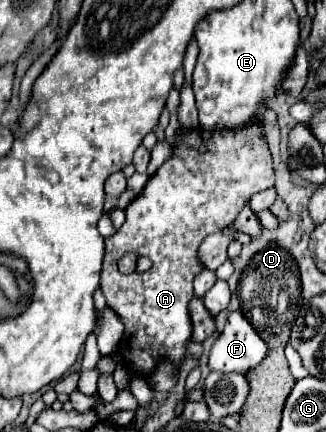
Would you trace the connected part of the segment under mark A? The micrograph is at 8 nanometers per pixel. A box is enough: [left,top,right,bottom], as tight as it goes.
[102,124,274,378]

